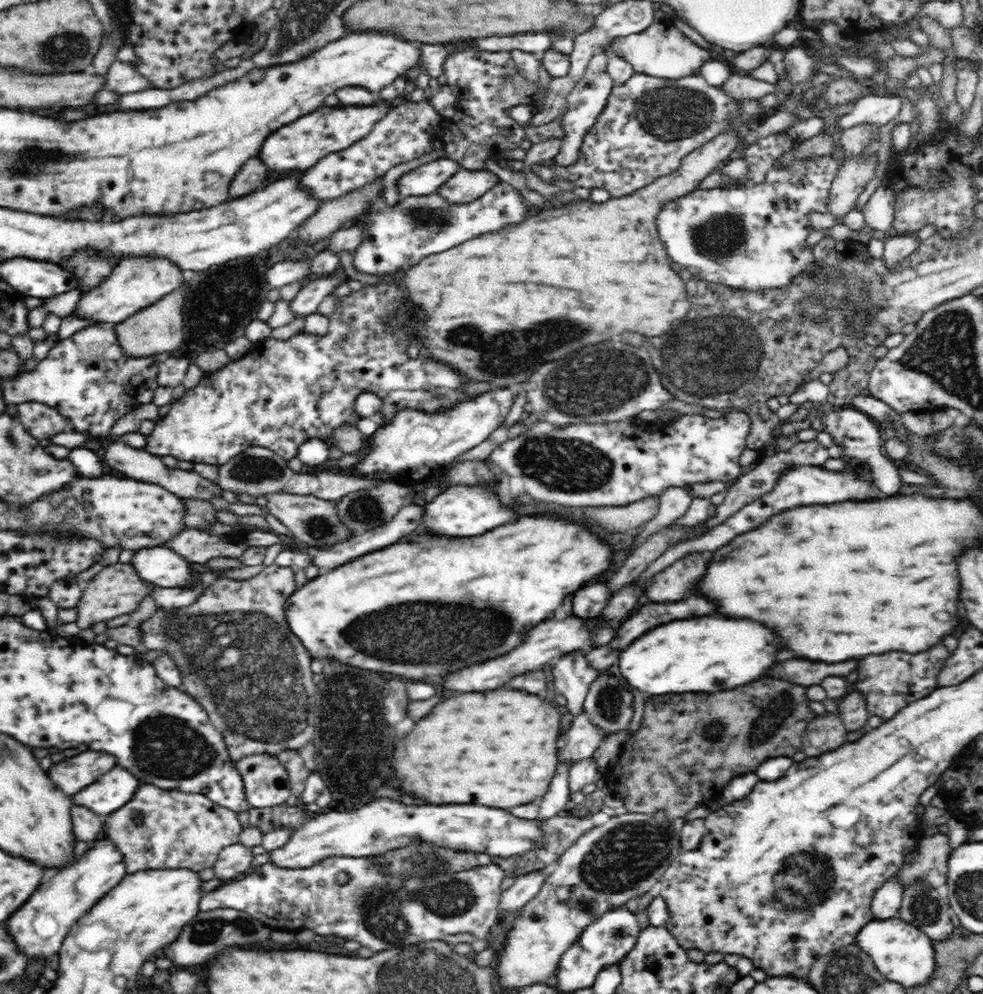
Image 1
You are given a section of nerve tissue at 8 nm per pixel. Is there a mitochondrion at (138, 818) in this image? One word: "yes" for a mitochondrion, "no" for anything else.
no

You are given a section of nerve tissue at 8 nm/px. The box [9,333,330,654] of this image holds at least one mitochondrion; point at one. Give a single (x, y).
(249, 469)

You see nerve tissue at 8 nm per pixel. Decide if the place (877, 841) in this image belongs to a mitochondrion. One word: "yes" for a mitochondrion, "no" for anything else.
no

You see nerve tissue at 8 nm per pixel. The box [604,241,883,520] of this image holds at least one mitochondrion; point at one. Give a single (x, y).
(706, 360)

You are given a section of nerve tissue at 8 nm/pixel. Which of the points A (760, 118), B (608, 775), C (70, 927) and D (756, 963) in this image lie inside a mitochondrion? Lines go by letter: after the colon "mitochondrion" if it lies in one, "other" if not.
A: other
B: other
C: other
D: other

